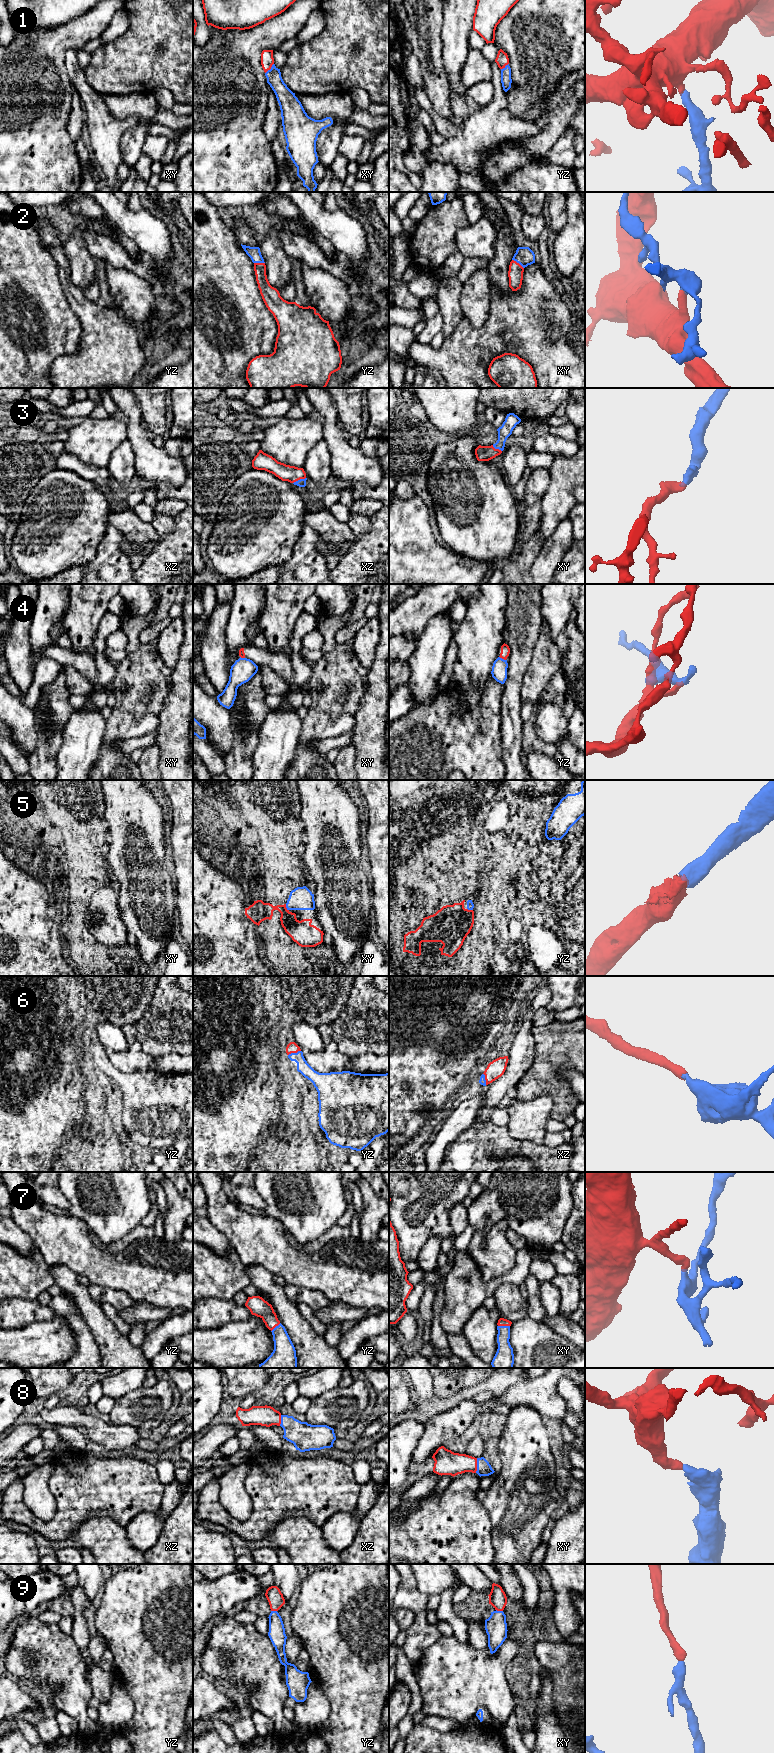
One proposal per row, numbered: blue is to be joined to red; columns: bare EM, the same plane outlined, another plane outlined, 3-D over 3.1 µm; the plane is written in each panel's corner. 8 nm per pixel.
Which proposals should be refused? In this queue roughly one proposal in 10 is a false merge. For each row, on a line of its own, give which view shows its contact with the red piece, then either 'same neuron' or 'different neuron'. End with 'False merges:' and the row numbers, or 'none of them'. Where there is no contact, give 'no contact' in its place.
1: contact in xy; same neuron
2: contact in xy; same neuron
3: contact in xz; same neuron
4: contact in yz; different neuron
5: contact in xy; same neuron
6: contact in yz; same neuron
7: contact in xy; same neuron
8: contact in xy; same neuron
9: contact in xy; same neuron
False merges: 4

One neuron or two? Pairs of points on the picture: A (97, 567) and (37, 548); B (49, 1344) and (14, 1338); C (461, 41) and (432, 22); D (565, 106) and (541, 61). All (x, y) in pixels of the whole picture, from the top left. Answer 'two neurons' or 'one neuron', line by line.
A: two neurons
B: one neuron
C: two neurons
D: two neurons

